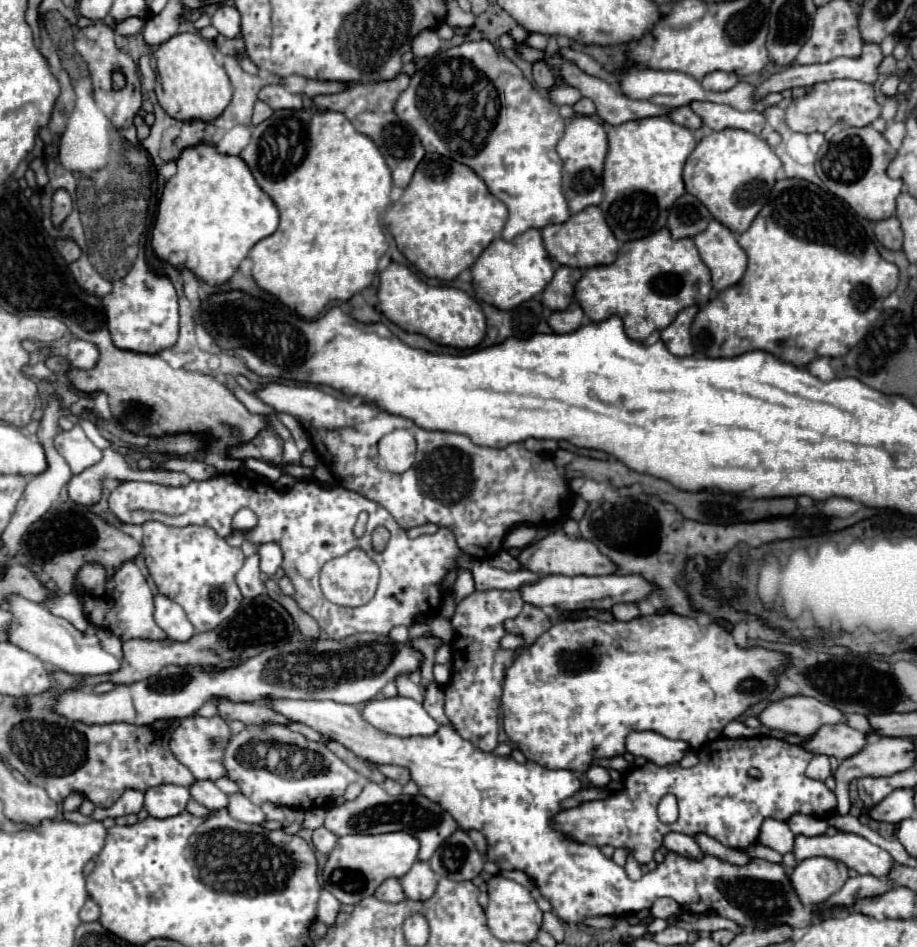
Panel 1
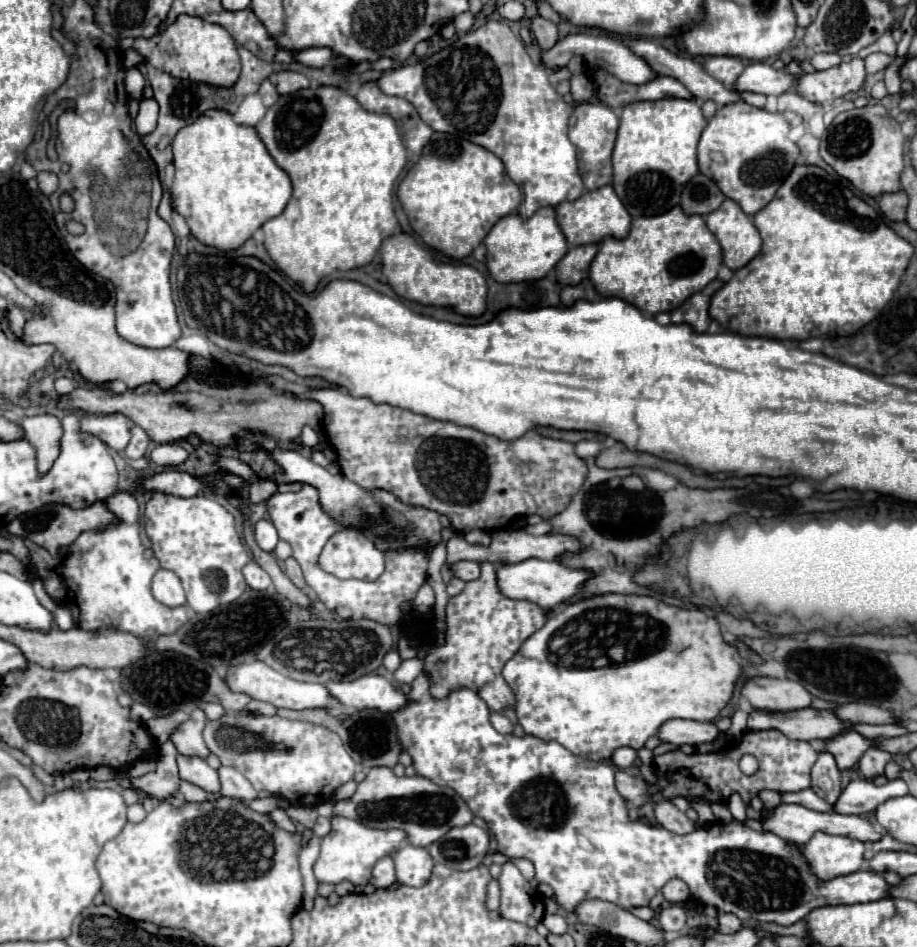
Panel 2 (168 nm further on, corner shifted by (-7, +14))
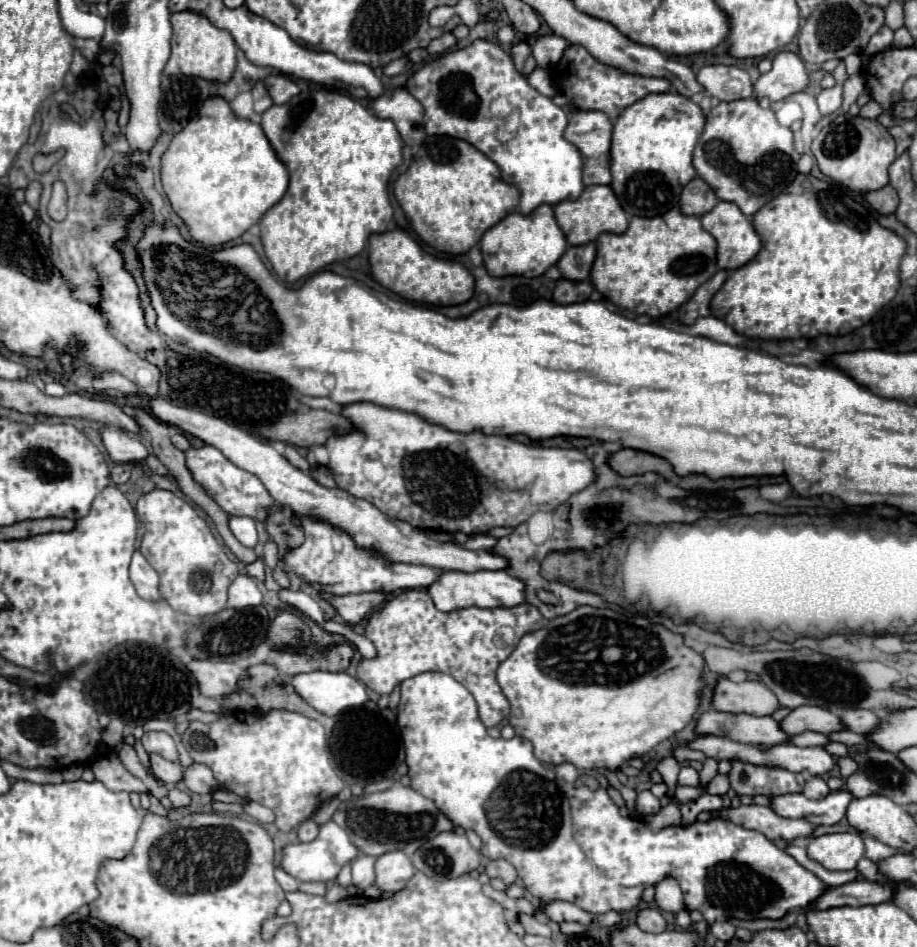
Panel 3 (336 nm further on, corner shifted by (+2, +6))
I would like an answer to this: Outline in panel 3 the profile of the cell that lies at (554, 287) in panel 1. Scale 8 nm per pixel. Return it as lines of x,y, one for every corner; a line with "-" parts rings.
583,244
583,246
571,246
561,260
557,262
561,274
569,280
589,280
591,266
595,260
595,244

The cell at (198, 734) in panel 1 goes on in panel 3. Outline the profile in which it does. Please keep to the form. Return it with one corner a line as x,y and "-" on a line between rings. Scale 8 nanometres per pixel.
145,732
141,736
141,744
149,754
159,754
165,760
177,760
177,746
175,740
167,732

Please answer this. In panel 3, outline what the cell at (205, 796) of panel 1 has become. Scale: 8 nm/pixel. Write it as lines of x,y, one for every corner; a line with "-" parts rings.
149,754
151,774
163,784
177,784
183,778
183,768
179,762
169,762
157,754

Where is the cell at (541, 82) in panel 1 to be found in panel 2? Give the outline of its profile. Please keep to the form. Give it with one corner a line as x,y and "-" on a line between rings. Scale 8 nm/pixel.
536,16
532,20
532,32
534,32
534,38
536,38
536,44
542,48
542,50
550,50
558,40
560,40
560,34
558,34
558,26
550,20
544,20
540,16

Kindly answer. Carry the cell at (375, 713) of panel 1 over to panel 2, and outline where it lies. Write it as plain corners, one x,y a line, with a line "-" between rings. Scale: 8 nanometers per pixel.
366,674
352,682
328,682
326,686
348,710
374,708
384,714
394,714
412,704
406,692
392,686
392,682
380,674

